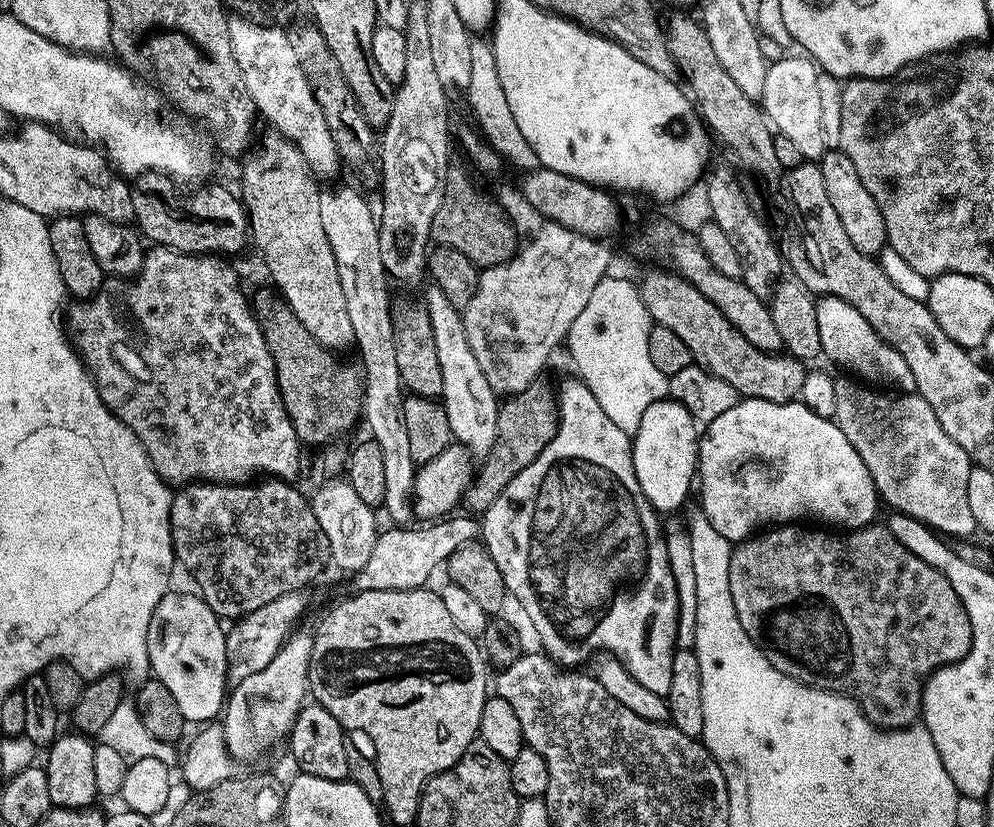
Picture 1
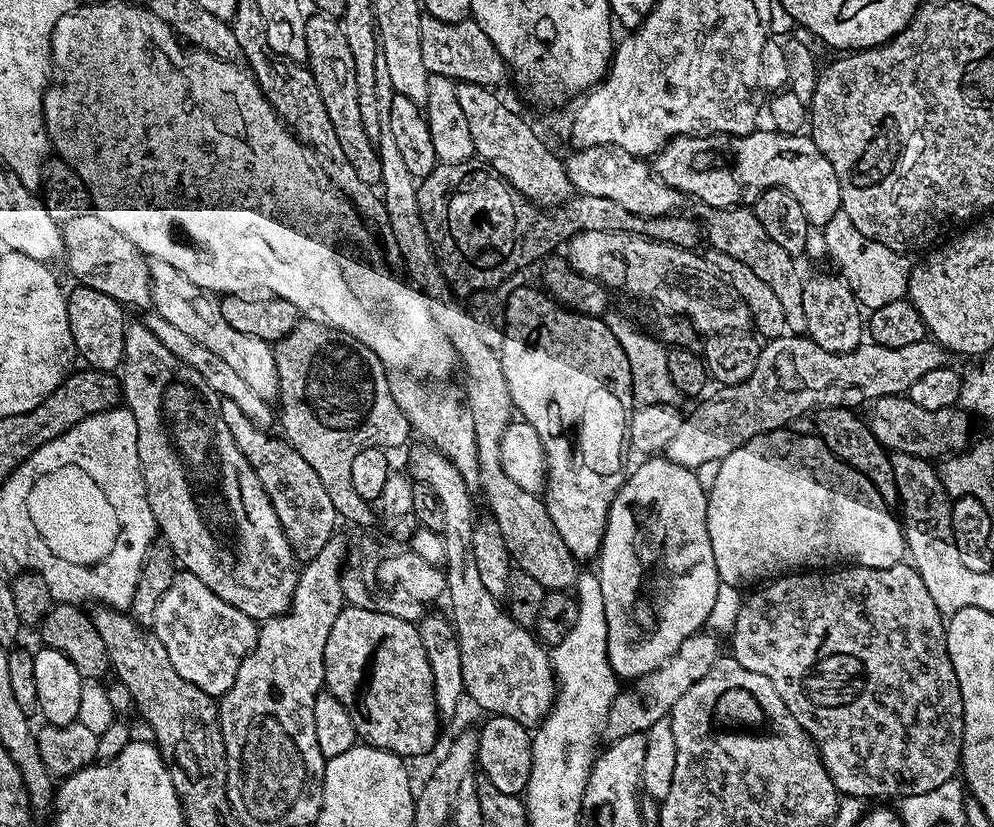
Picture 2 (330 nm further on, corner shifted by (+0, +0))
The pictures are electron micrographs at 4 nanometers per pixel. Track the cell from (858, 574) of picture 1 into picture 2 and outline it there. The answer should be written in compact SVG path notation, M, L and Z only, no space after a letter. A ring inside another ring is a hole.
M901 562L889 568L871 568L870 566L862 566L861 564L855 566L836 566L831 570L800 570L795 574L777 576L771 582L749 591L741 599L738 618L732 627L730 639L732 639L732 649L730 649L732 659L737 660L742 666L746 666L746 670L754 670L754 674L762 674L766 678L770 678L774 690L778 690L778 698L782 698L782 702L786 702L786 710L790 710L794 722L798 722L798 726L802 726L802 730L816 743L816 748L820 752L822 762L826 766L826 770L834 782L837 793L841 797L865 798L864 796L896 796L895 798L903 798L913 796L914 794L930 794L930 790L938 790L938 786L942 786L942 782L950 782L961 771L960 751L962 750L962 742L964 741L964 707L962 706L962 690L958 686L958 674L954 674L954 666L950 662L950 654L948 653L946 620L938 610L938 606L934 606L934 598L930 598L930 590L926 590L926 582L922 582L918 570L912 567L911 563Z

